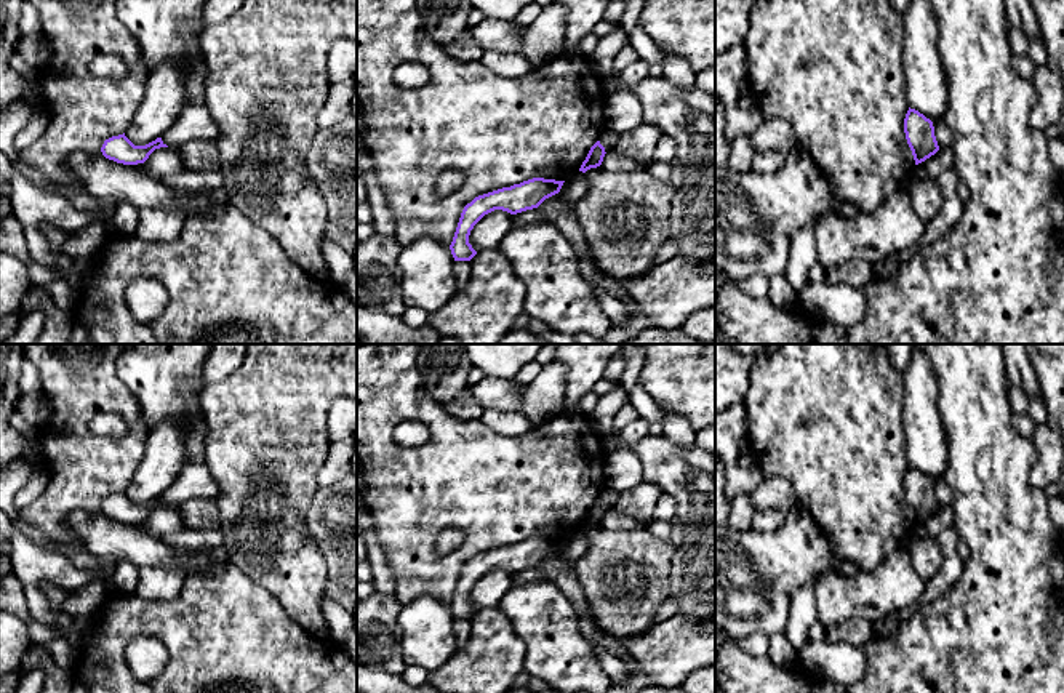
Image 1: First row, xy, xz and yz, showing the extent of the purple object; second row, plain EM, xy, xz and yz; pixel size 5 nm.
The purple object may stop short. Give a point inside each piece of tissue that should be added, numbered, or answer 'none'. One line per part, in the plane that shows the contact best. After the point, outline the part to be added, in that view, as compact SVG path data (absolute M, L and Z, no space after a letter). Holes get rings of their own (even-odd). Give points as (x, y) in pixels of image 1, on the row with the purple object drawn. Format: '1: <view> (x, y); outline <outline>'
none

